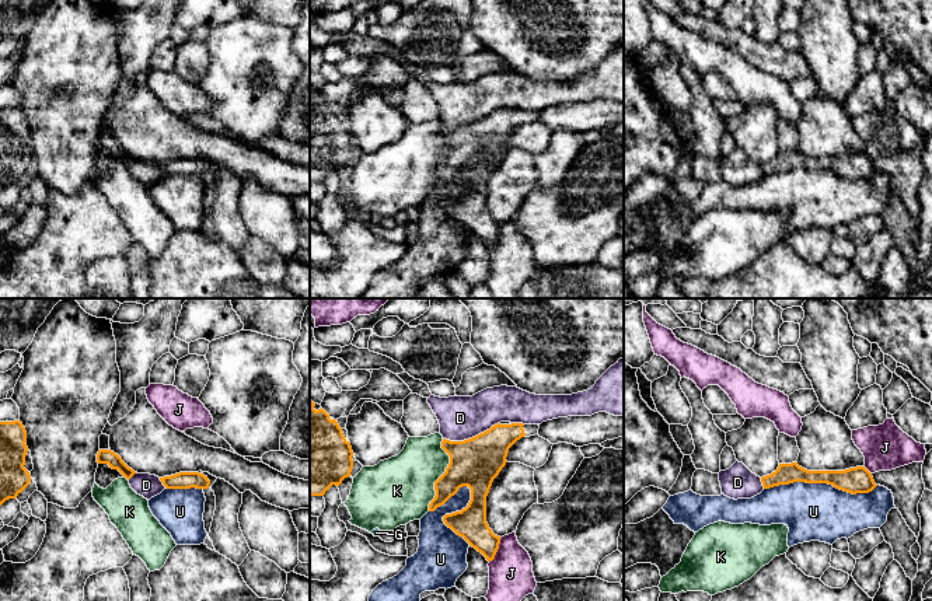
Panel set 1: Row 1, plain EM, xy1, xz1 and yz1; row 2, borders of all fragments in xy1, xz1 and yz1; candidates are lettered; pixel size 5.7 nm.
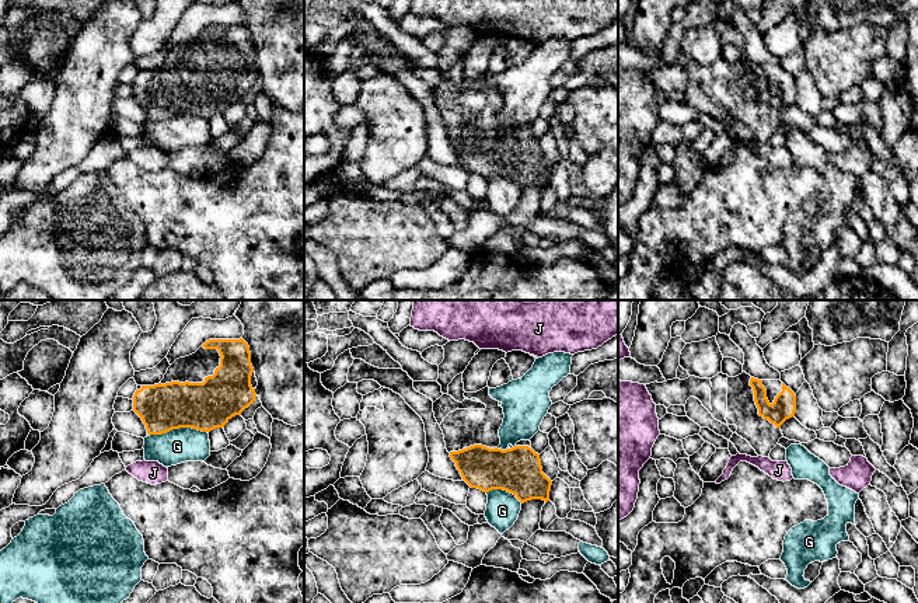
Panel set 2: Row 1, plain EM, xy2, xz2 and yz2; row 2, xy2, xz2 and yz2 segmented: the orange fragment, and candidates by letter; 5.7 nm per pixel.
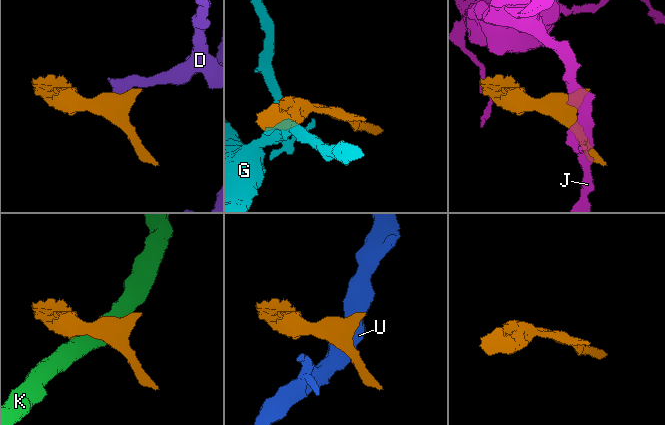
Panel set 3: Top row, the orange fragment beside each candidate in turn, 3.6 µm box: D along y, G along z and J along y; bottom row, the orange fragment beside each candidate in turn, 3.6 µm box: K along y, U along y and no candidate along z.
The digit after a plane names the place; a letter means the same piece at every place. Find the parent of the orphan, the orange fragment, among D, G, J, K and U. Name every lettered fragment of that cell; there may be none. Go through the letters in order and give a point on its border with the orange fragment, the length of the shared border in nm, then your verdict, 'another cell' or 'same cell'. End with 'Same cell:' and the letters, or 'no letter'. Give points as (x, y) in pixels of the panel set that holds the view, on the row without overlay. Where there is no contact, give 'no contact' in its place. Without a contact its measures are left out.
D: xz1 (473, 123) | 340 nm | another cell
G: xy2 (178, 114) | 320 nm | another cell
J: xz1 (496, 237) | 160 nm | another cell
K: xz1 (442, 161) | 420 nm | another cell
U: xz1 (451, 199) | 340 nm | another cell
Same cell: no letter

